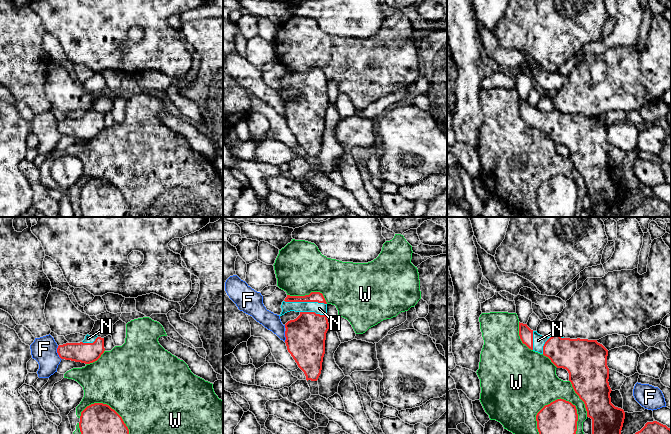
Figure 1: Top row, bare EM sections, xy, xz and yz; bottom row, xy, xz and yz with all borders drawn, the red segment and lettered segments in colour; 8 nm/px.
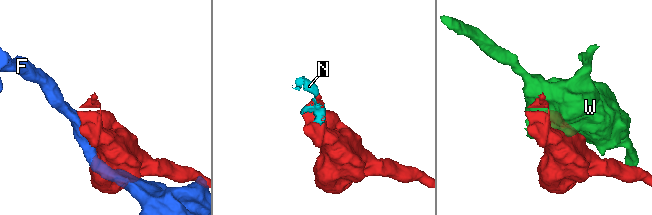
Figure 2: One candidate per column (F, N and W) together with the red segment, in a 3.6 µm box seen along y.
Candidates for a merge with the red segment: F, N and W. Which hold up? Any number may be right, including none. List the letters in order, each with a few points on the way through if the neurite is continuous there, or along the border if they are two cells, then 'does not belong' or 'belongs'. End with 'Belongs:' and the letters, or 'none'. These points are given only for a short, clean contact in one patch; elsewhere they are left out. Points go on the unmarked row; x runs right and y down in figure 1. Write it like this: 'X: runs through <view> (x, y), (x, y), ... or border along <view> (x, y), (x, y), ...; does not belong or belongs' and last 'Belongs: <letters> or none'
F: does not belong
N: belongs
W: does not belong
Belongs: N

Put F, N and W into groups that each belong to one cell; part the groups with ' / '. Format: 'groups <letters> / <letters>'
groups F / N / W

